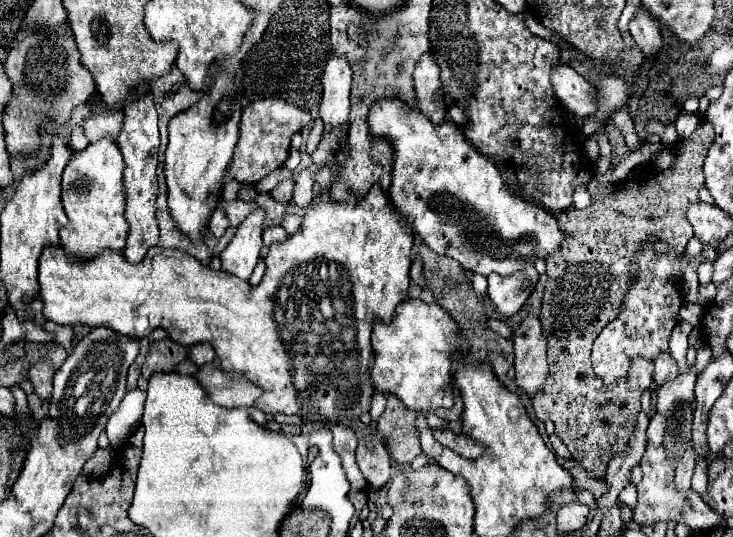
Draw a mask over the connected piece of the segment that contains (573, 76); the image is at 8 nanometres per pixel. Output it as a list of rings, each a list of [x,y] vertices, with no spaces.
[[[565,64],[557,66],[551,76],[551,82],[553,82],[557,98],[571,114],[585,118],[595,112],[597,108],[595,88],[571,66],[565,66]]]

